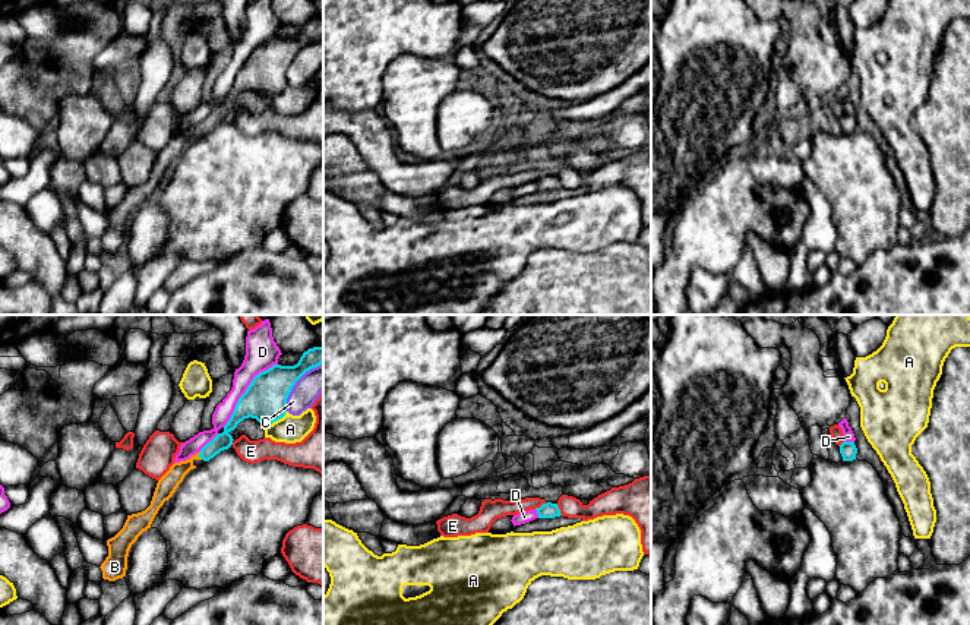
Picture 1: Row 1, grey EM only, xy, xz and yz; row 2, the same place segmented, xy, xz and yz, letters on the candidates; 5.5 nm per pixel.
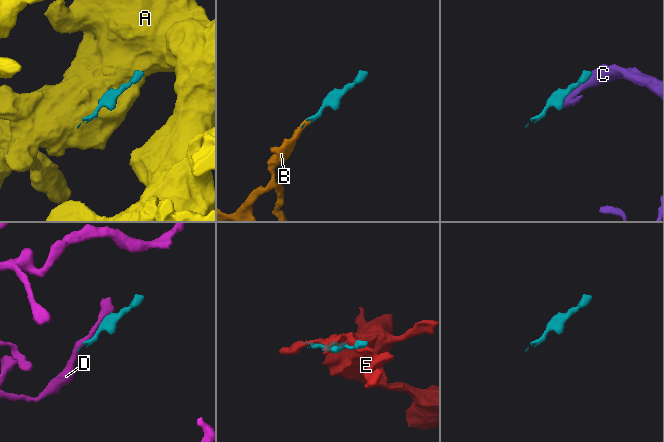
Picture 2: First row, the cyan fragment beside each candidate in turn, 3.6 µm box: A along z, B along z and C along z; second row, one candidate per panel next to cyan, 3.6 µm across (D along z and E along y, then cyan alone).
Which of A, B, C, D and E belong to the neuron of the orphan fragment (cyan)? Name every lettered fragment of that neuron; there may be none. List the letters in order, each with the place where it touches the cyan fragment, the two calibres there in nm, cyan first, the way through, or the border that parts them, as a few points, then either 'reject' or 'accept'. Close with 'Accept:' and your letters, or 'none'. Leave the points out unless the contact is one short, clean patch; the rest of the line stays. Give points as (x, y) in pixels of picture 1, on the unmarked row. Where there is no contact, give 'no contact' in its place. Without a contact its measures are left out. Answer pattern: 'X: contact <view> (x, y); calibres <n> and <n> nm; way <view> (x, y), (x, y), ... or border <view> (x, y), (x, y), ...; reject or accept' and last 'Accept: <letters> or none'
A: contact xy (274, 92); calibres 240 and 160 nm; reject
B: contact xy (199, 128); calibres 100 and 110 nm; way xy (223, 113), (199, 128), (167, 157); accept
C: contact xy (294, 56); calibres 240 and 150 nm; reject
D: contact xy (246, 63); calibres 240 and 180 nm; reject
E: contact xz (542, 177); calibres 90 and 110 nm; reject
Accept: B

